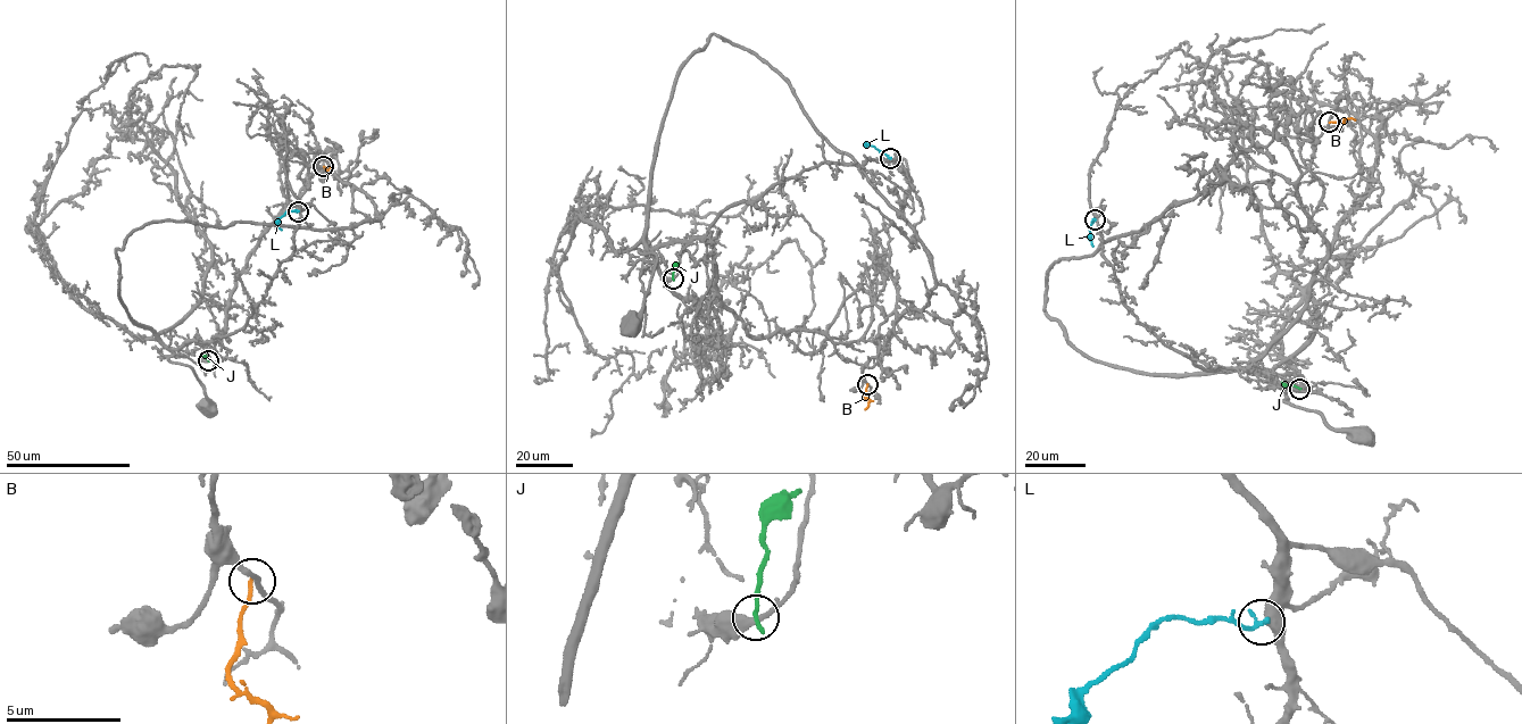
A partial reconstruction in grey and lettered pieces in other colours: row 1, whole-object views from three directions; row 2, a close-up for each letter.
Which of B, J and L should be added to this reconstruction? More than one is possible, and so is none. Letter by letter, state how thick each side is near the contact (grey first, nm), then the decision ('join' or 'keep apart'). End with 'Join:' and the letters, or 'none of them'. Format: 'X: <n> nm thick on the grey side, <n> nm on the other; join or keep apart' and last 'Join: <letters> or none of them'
B: 200 nm thick on the grey side, 170 nm on the other; keep apart
J: 320 nm thick on the grey side, 200 nm on the other; keep apart
L: 500 nm thick on the grey side, 240 nm on the other; join
Join: L

